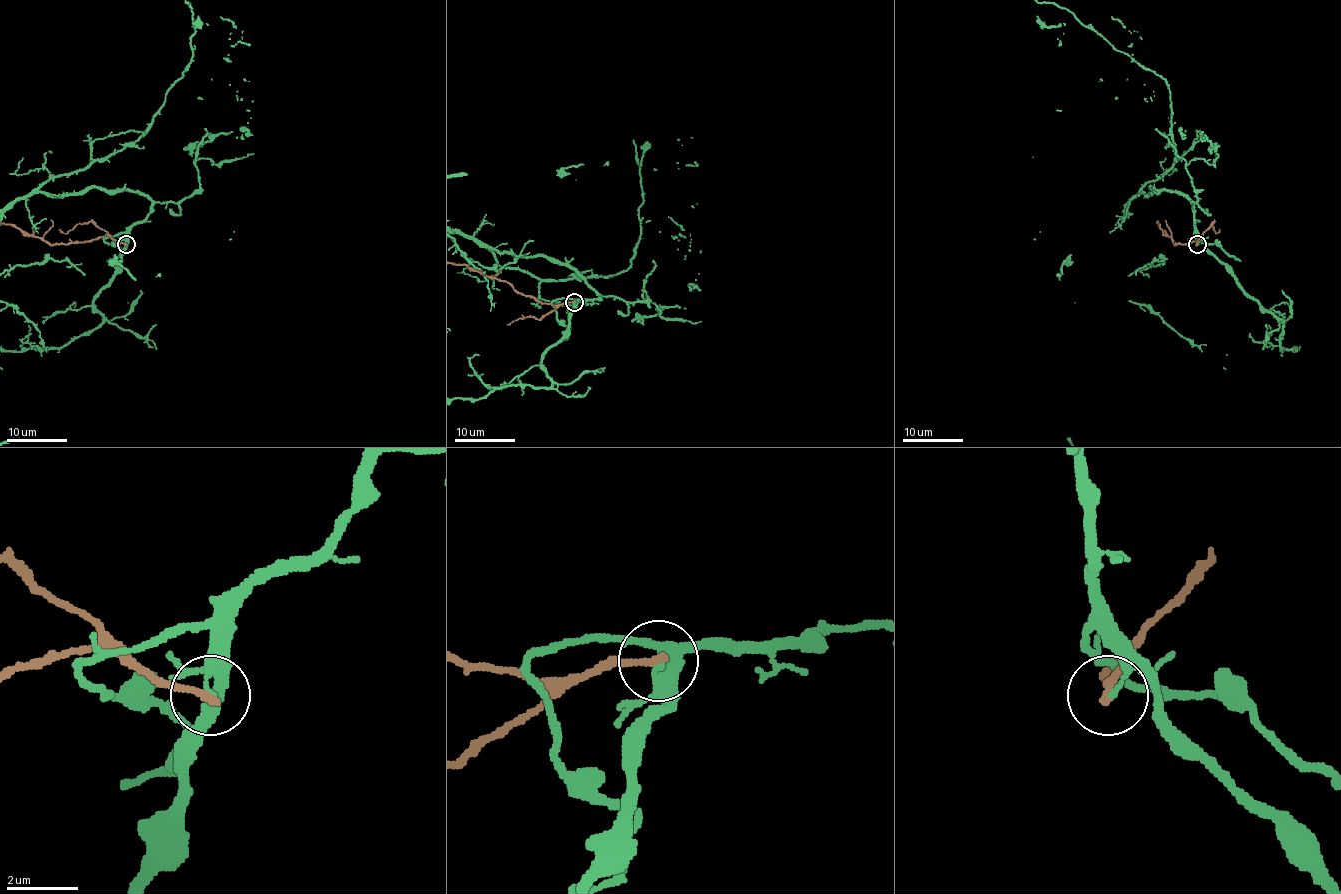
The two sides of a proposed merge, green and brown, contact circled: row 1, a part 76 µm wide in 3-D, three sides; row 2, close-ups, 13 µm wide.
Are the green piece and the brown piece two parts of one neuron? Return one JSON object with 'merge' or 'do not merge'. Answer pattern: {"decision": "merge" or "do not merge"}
{"decision": "do not merge"}

